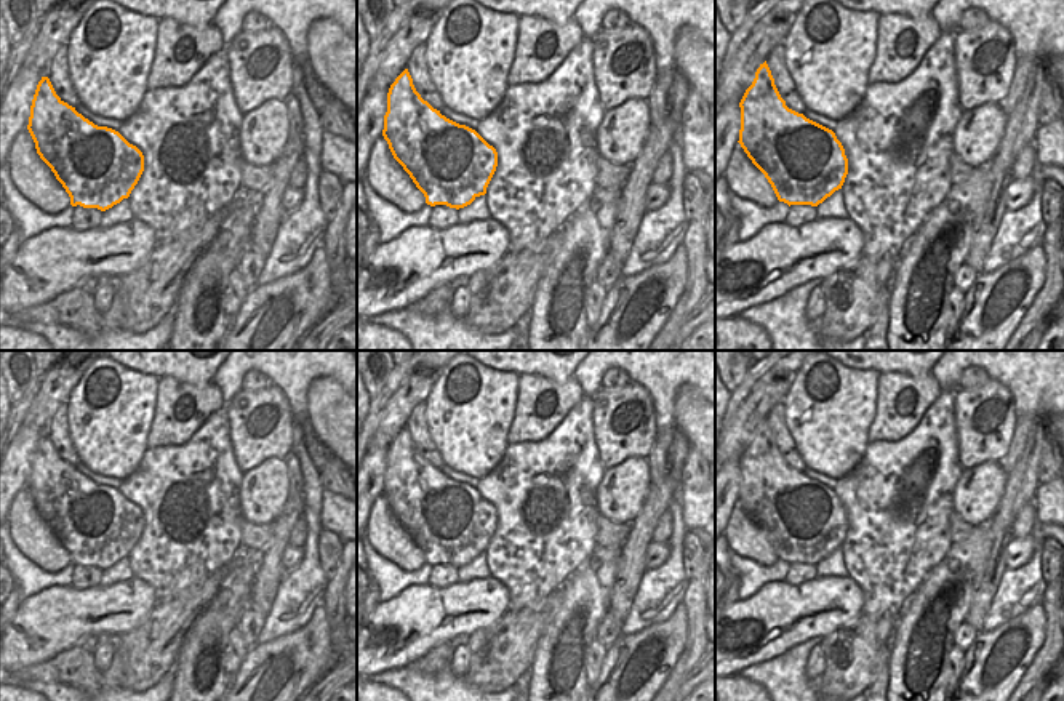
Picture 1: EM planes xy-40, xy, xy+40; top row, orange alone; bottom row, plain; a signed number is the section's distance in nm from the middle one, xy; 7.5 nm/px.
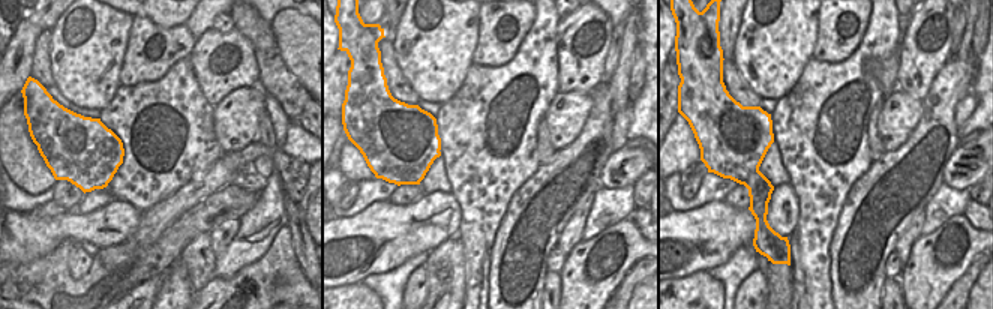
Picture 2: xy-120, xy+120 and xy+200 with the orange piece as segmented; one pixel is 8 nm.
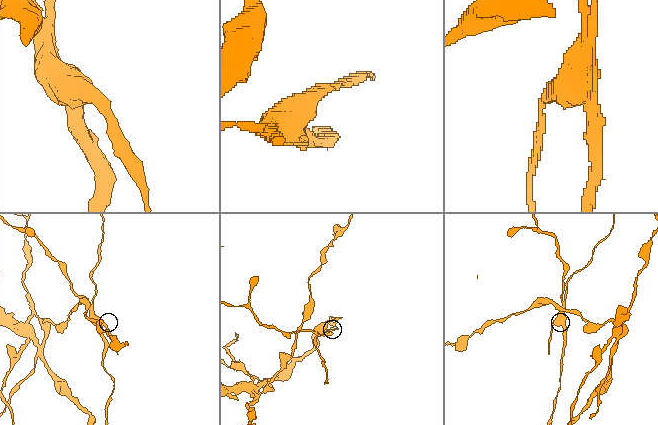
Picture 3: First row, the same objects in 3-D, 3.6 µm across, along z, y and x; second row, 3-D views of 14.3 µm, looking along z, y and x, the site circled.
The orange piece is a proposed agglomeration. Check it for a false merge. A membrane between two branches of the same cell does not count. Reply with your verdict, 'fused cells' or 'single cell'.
fused cells

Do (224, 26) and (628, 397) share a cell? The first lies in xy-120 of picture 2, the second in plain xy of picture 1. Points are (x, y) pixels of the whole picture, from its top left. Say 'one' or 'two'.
two

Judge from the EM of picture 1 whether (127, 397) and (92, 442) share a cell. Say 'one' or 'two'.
one

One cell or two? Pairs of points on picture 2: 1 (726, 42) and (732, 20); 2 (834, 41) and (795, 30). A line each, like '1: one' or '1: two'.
1: one
2: two

